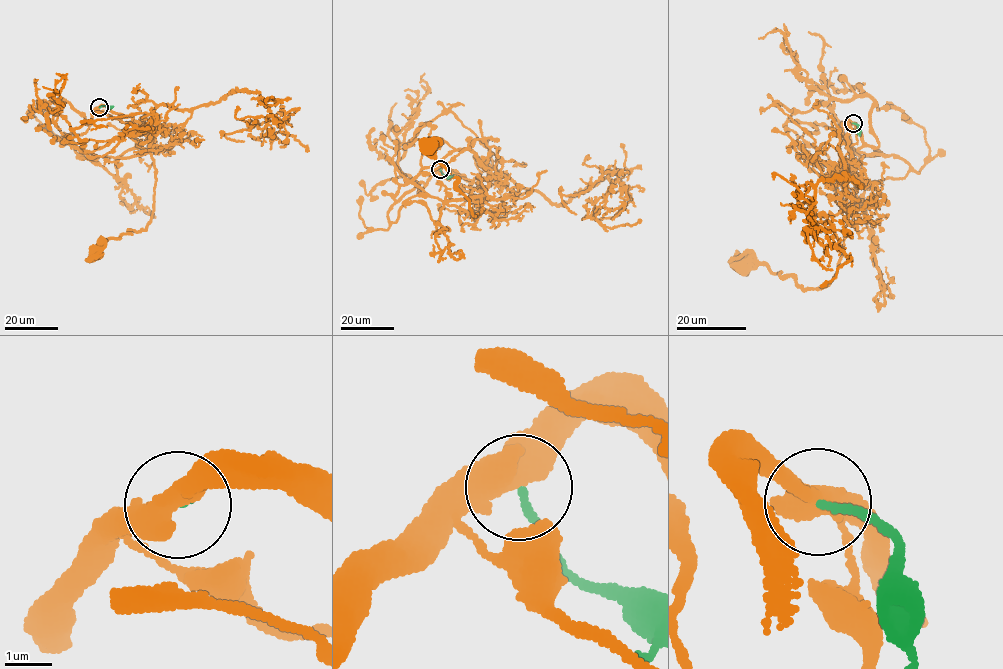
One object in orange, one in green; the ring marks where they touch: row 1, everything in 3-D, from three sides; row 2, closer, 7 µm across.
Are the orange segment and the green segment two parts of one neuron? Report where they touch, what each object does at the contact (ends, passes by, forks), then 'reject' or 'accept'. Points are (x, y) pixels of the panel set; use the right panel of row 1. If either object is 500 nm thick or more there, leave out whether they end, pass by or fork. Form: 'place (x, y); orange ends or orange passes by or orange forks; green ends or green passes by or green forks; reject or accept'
place (853, 123); reject

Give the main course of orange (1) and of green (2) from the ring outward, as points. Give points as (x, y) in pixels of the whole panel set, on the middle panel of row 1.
1: (440, 169), (447, 166), (478, 184), (480, 213), (474, 217), (457, 178), (449, 176), (429, 147)
2: (440, 169), (443, 174), (453, 174)

